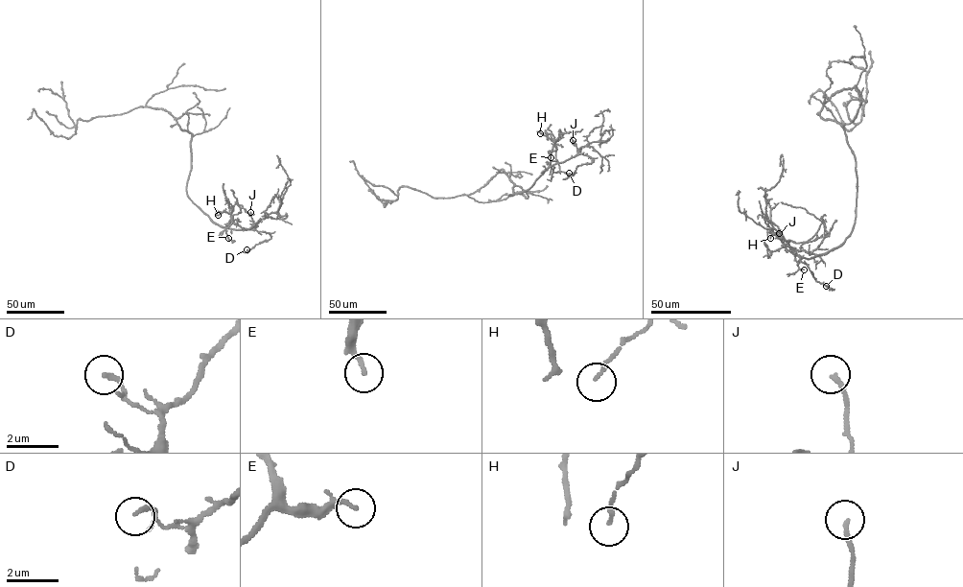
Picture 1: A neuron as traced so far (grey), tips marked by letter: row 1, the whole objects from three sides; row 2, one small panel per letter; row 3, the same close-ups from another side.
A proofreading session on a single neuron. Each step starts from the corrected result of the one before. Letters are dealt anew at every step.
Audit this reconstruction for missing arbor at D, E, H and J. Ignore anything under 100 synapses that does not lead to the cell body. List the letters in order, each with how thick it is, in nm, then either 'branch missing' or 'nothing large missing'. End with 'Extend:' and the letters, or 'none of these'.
D: 140 nm | nothing large missing
E: 100 nm | nothing large missing
H: 140 nm | nothing large missing
J: 160 nm | nothing large missing
Extend: none of these

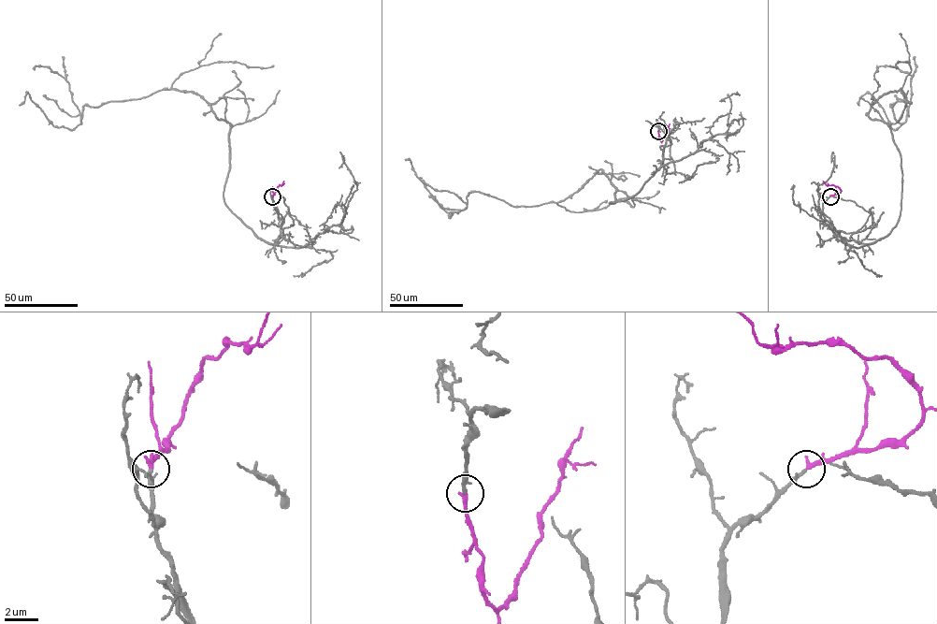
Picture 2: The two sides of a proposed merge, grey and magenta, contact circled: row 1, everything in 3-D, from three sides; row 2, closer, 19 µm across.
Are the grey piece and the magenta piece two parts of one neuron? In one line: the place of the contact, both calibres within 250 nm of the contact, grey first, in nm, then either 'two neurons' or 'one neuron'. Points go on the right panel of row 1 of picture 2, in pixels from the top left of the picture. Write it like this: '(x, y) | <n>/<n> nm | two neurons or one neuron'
(830, 196) | 200/280 nm | one neuron

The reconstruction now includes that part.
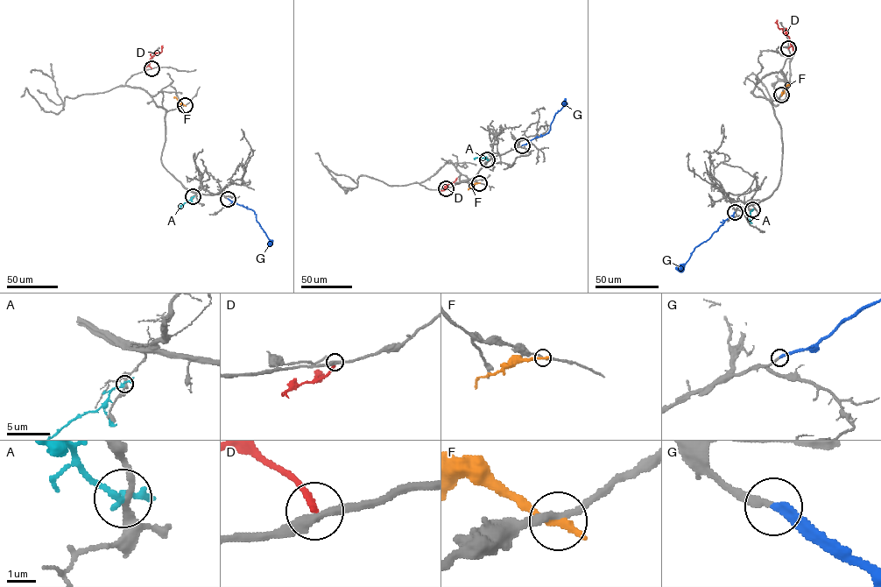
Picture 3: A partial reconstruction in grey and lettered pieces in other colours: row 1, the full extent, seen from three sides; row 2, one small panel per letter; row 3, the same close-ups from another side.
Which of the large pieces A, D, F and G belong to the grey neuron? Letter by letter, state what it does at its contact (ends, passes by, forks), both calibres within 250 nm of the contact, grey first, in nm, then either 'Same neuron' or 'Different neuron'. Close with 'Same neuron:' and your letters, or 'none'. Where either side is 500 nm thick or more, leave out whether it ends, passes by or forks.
A: It ends there. Thickness 180 nm (grey) against 280 nm. Different neuron
D: It ends there. Thickness 360 nm (grey) against 220 nm. Different neuron
F: It ends there. Thickness 200 nm (grey) against 280 nm. Different neuron
G: It ends there. Thickness 240 nm (grey) against 280 nm. Same neuron
Same neuron: G

